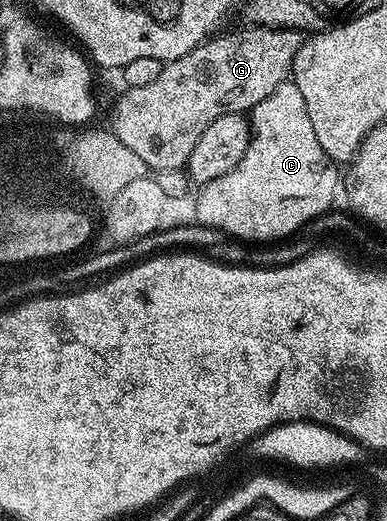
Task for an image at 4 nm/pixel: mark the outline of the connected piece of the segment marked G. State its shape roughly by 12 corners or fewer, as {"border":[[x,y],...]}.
{"border":[[297,29],[207,38],[116,96],[148,170],[182,170],[213,119],[290,78]]}

